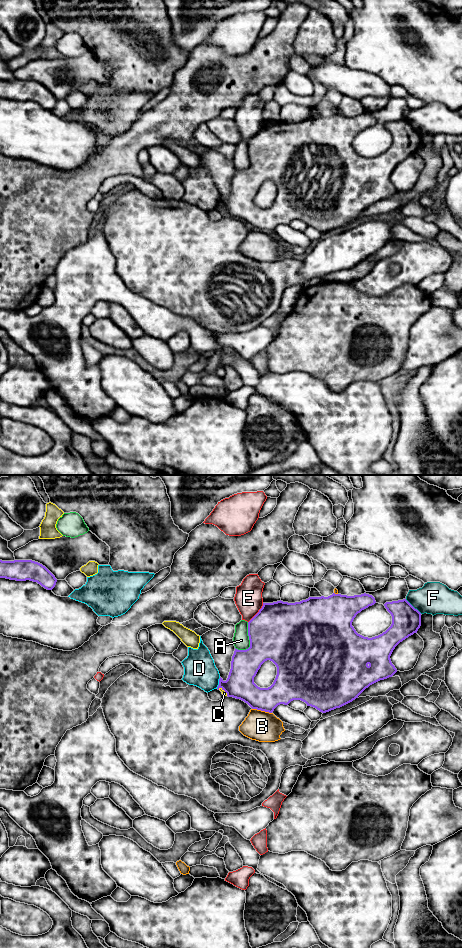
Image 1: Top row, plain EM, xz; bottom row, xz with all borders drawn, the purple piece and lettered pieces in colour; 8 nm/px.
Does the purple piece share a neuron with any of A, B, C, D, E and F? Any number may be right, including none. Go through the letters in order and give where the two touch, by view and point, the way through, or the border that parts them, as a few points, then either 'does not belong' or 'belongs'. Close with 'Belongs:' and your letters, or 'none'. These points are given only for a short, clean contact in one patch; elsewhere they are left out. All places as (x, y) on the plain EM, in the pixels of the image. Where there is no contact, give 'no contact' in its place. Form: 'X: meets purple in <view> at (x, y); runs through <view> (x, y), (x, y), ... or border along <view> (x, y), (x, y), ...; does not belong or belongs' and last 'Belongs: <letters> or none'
A: meets purple in xz at (249, 159); border along xz (248, 142), (249, 166), (238, 170); does not belong
B: meets purple in xz at (262, 230); does not belong
C: meets purple in xz at (223, 209); border along xz (218, 208), (221, 208), (227, 215); does not belong
D: meets purple in xz at (219, 203); does not belong
E: meets purple in xz at (257, 133); does not belong
F: meets purple in xz at (412, 126); does not belong
Belongs: none

